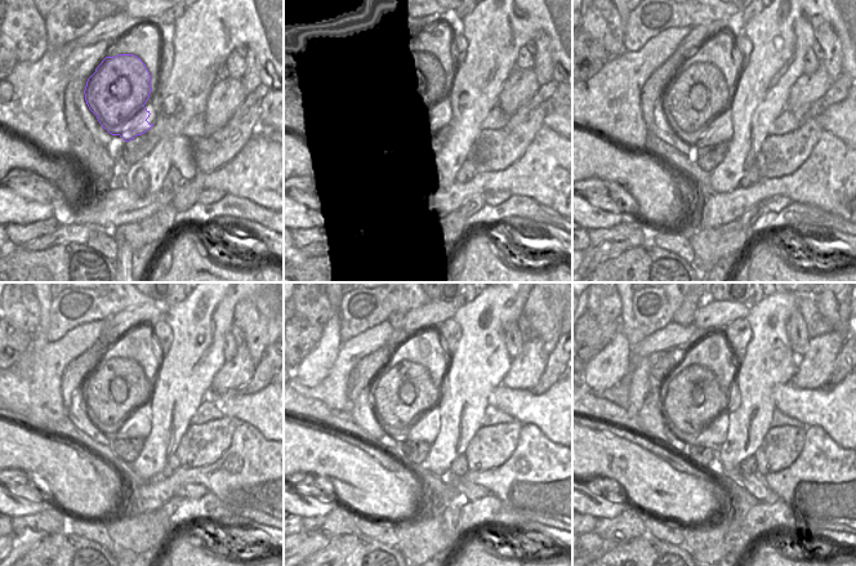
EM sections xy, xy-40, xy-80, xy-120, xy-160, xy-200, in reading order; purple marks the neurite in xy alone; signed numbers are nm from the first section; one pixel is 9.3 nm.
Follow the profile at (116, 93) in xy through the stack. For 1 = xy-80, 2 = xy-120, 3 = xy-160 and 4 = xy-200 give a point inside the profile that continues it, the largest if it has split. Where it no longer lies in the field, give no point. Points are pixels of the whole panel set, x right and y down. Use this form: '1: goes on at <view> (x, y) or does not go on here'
1: goes on at xy-80 (695, 99)
2: goes on at xy-120 (116, 393)
3: goes on at xy-160 (405, 399)
4: goes on at xy-200 (692, 400)

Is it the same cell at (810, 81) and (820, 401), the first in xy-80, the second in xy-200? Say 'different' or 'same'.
different

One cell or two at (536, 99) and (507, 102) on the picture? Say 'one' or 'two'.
two

